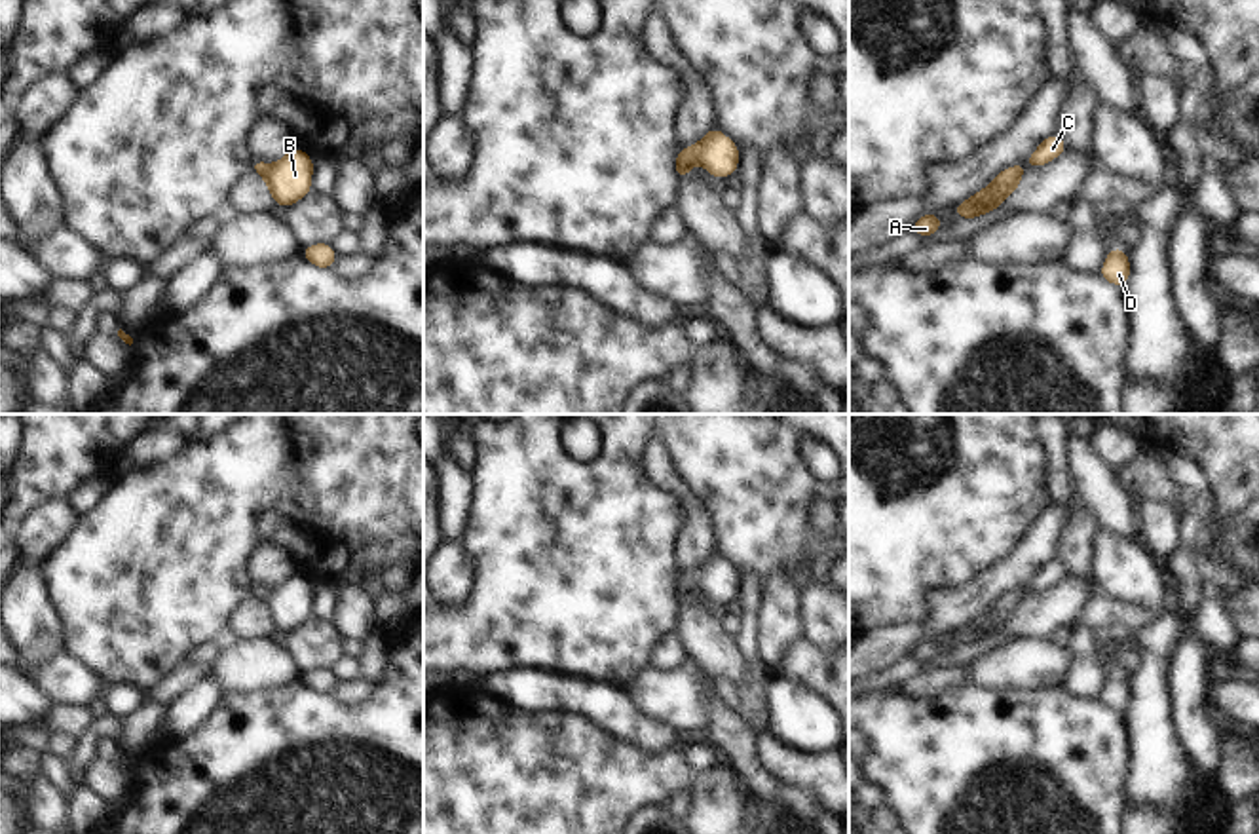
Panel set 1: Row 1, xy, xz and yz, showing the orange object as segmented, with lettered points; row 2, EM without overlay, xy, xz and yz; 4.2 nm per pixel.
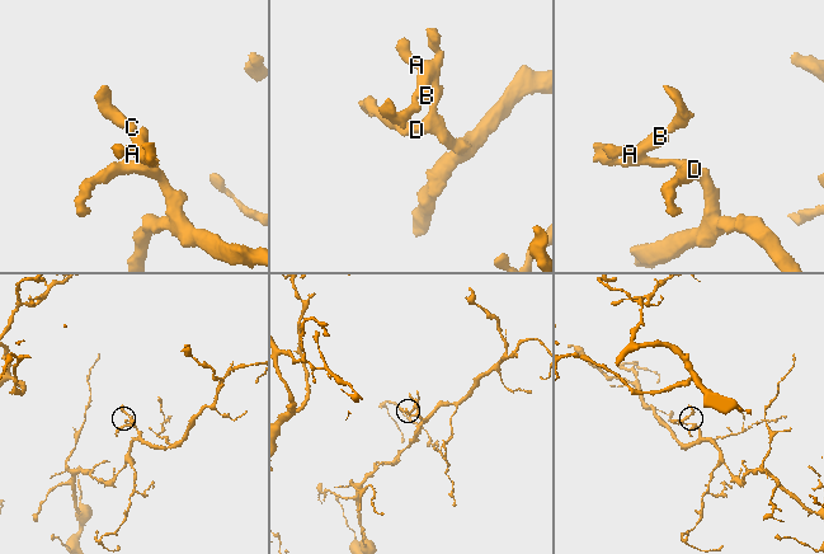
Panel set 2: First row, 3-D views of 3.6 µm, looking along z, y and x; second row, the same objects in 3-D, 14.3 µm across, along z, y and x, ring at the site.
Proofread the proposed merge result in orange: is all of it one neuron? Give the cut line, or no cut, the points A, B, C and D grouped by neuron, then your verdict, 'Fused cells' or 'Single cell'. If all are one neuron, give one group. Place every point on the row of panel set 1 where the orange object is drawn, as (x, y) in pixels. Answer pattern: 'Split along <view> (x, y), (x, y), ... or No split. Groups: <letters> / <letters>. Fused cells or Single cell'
No split. Groups: A B C D. Single cell

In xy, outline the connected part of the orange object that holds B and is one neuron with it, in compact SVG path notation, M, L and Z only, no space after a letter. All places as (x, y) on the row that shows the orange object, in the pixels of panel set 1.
M296 146L273 165L253 160L251 171L262 175L273 201L287 209L311 192L313 160Z

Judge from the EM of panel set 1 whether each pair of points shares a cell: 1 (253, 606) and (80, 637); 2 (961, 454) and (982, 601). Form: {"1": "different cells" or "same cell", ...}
{"1": "different cells", "2": "different cells"}

